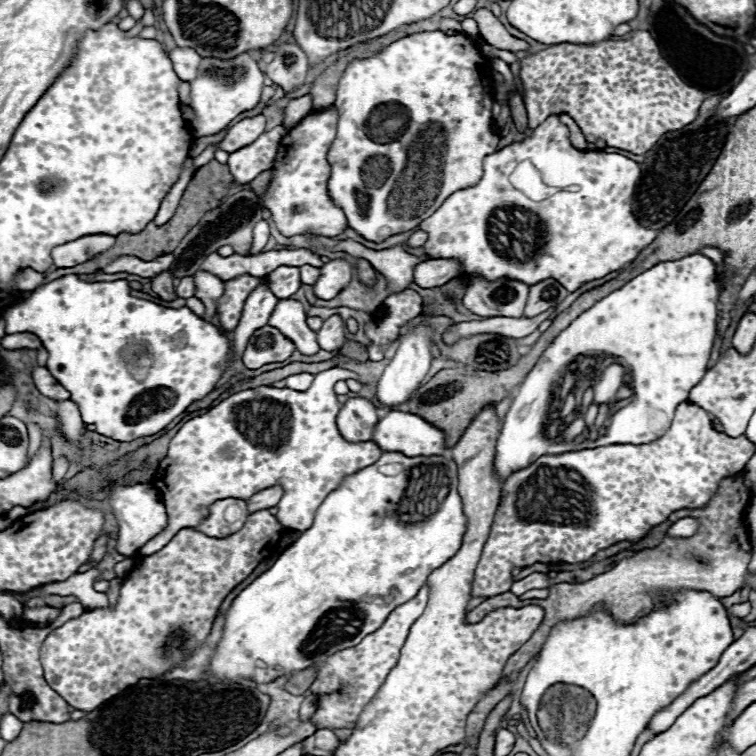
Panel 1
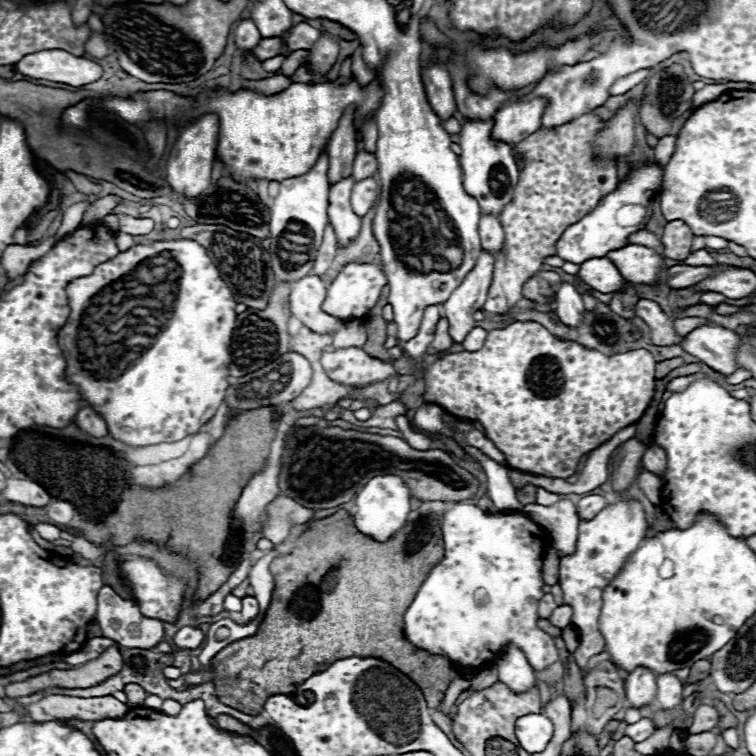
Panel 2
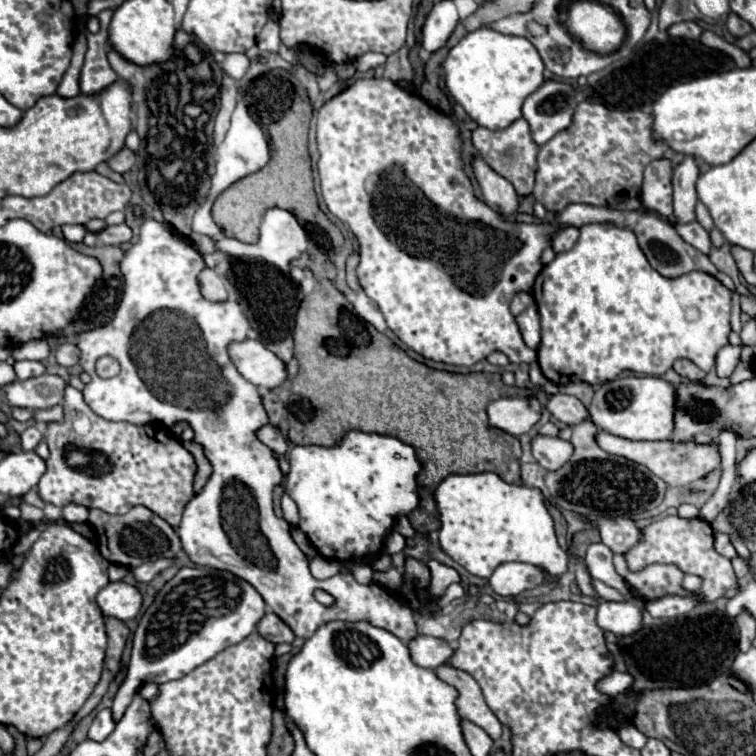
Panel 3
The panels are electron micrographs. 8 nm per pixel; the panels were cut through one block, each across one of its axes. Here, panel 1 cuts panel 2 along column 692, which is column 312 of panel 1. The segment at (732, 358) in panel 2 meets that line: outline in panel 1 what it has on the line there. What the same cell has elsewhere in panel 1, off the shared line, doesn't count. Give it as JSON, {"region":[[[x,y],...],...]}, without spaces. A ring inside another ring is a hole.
{"region":[[[298,300],[278,302],[268,324],[278,328],[286,338],[290,338],[296,344],[296,350],[300,354],[314,356],[320,350],[320,346],[316,342],[316,332],[308,328],[306,312]]]}

